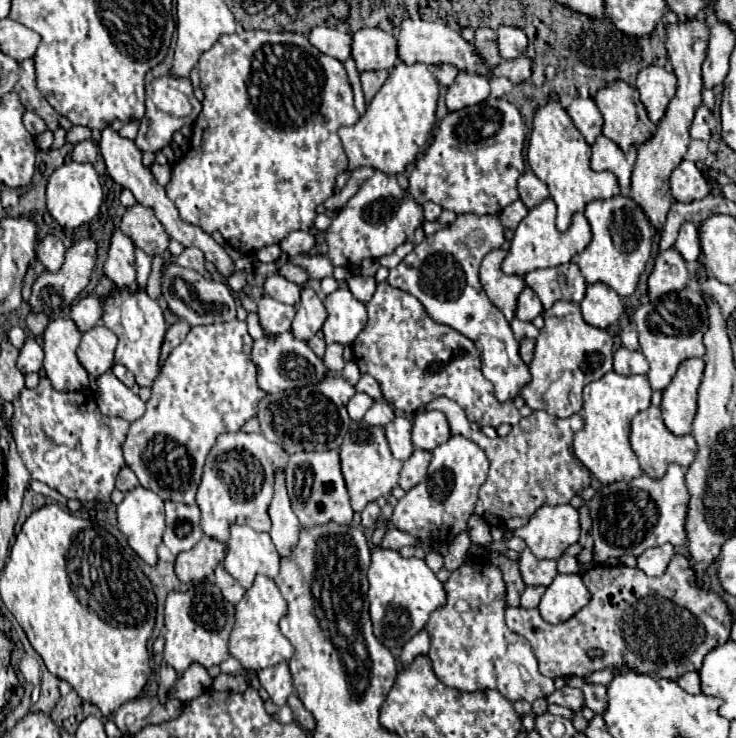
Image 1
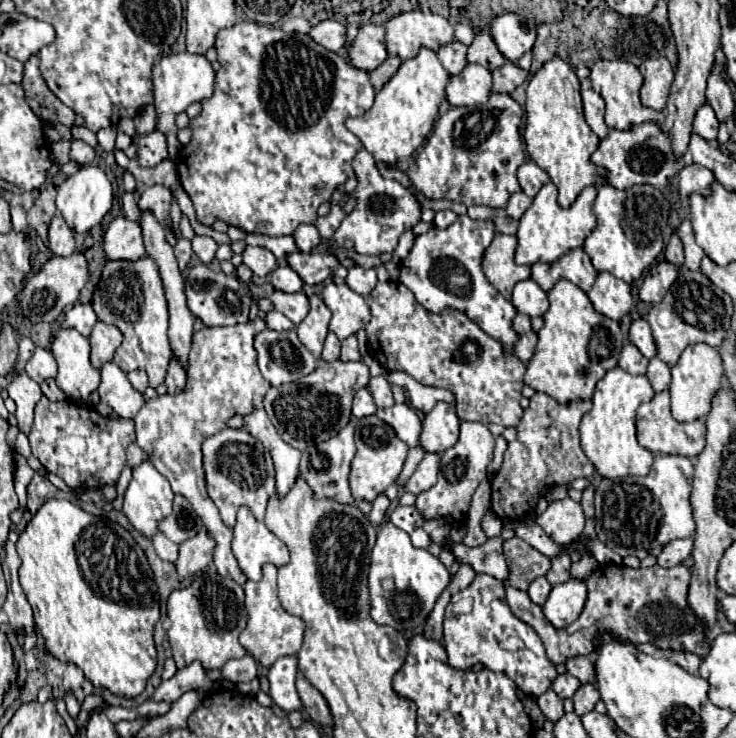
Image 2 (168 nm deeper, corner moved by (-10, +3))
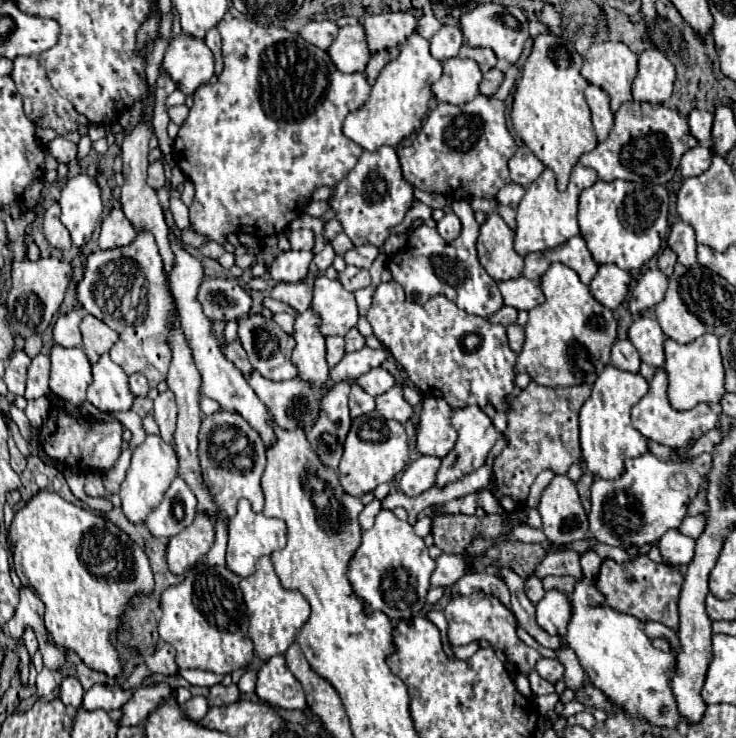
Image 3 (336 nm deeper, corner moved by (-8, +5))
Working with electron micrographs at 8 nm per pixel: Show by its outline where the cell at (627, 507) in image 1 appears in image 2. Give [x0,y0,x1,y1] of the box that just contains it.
[595,455,695,557]

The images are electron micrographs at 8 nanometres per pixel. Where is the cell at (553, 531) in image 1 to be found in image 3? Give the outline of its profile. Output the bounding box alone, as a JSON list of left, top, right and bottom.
[539,475,589,545]

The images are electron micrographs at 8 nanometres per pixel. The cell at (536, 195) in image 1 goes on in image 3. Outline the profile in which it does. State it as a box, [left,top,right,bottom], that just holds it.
[509,145,545,187]

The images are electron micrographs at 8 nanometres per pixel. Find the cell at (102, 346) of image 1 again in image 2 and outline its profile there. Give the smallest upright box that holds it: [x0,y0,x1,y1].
[89,321,123,369]

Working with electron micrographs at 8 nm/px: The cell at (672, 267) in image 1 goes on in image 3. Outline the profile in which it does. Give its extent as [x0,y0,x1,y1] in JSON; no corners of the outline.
[631,269,667,313]

